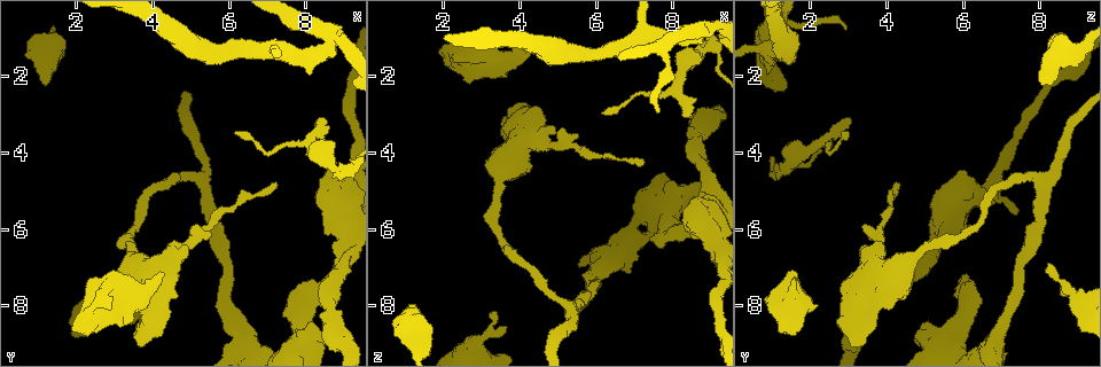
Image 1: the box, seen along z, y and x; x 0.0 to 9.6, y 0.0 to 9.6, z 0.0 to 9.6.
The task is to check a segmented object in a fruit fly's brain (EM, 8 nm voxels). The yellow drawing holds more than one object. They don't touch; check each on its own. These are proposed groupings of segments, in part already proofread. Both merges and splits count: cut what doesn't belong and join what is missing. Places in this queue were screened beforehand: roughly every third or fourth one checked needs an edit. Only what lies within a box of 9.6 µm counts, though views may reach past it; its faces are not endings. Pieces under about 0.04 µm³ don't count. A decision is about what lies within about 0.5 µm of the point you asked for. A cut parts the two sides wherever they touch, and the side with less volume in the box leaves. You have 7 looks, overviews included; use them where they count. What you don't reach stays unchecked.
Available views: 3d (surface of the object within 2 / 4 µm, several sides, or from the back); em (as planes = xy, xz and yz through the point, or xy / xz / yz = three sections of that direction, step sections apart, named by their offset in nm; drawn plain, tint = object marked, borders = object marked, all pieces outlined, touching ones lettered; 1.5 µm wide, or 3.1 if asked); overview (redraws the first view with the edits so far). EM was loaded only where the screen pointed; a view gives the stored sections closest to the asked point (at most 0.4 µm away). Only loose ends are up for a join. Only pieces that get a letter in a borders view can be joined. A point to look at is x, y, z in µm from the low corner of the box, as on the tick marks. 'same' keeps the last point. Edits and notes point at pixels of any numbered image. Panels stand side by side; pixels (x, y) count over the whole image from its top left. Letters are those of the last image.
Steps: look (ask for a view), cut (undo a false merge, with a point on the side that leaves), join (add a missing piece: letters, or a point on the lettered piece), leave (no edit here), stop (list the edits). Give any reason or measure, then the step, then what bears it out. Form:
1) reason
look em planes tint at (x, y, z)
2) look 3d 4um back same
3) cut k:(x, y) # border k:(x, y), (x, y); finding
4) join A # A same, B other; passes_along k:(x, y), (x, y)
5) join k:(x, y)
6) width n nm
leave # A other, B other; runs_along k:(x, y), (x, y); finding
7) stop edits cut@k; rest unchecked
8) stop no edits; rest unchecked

an open end
look 3d 4um at (4.30, 7.20, 1.40)

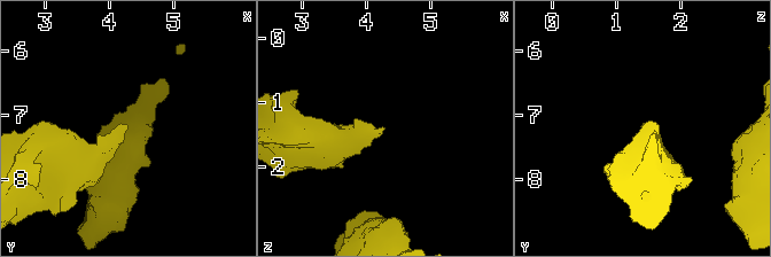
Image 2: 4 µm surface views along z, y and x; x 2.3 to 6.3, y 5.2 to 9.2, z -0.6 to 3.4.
look em yz step 4 borders at (4.35, 7.20, 1.40)

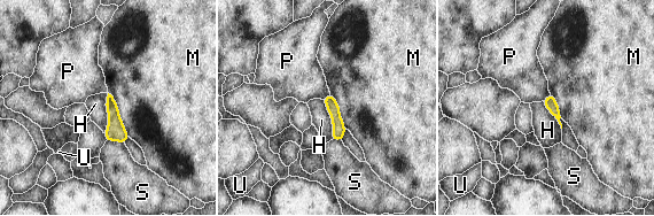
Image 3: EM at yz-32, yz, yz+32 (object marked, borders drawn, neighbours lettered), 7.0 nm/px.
join P # H other, M other, P same, S other, U other; passes_along 3:(550, 101), (546, 98), (521, 72); it goes on there

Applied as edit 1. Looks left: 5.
look overview

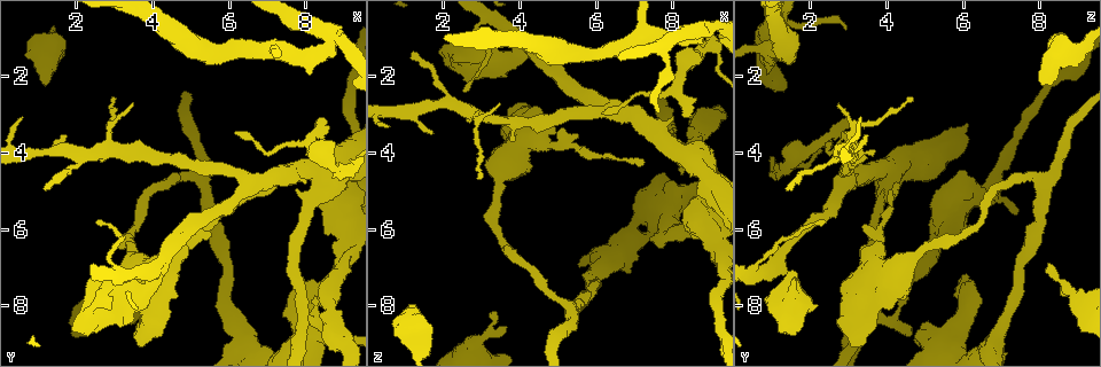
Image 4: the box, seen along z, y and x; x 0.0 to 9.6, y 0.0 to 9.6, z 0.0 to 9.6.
free end
look em planes borders at (3.25, 6.85, 8.15)

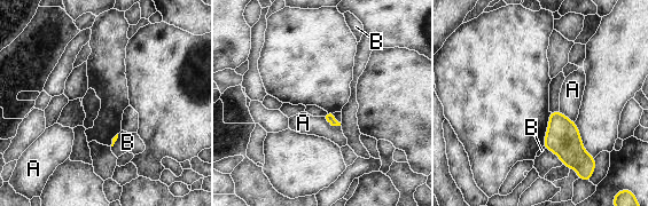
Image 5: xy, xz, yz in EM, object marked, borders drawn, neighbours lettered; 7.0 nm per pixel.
leave # A other, B other; border 5:(322, 117), (332, 125), (340, 126); no lettered piece goes on from it

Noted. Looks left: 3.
sudden change in width
look em planes tint at (8.20, 3.90, 1.85)

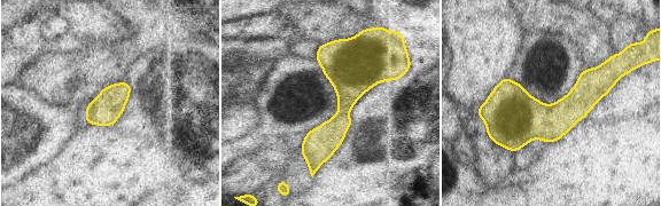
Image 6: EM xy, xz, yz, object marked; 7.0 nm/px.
look em planes borders same

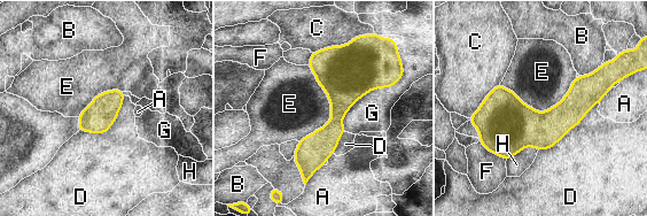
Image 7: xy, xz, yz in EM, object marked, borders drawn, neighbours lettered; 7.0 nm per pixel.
width 160 nm; longest_contact E 550 nm
leave # A other, B other, C other, D other, E other, F other, G other, H other; continuous, no second neuron

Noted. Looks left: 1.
stop edits join@3; rest unchecked

